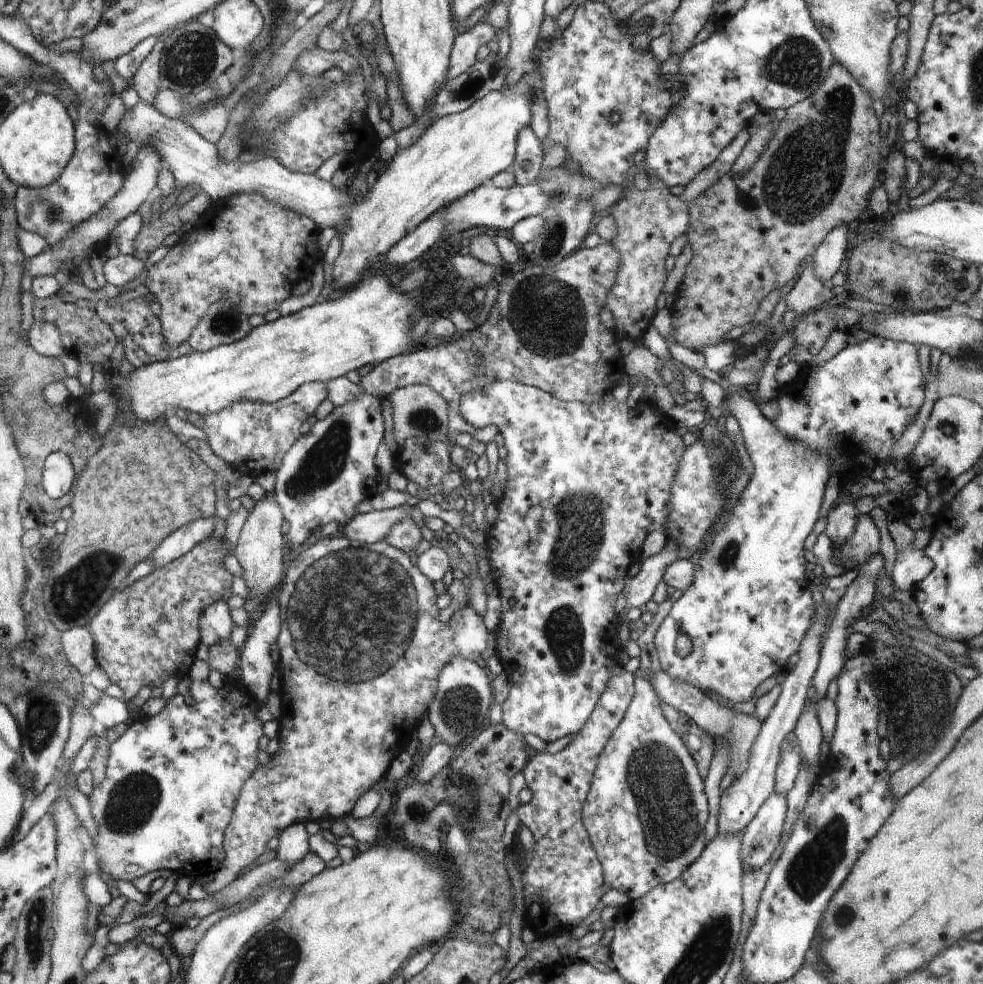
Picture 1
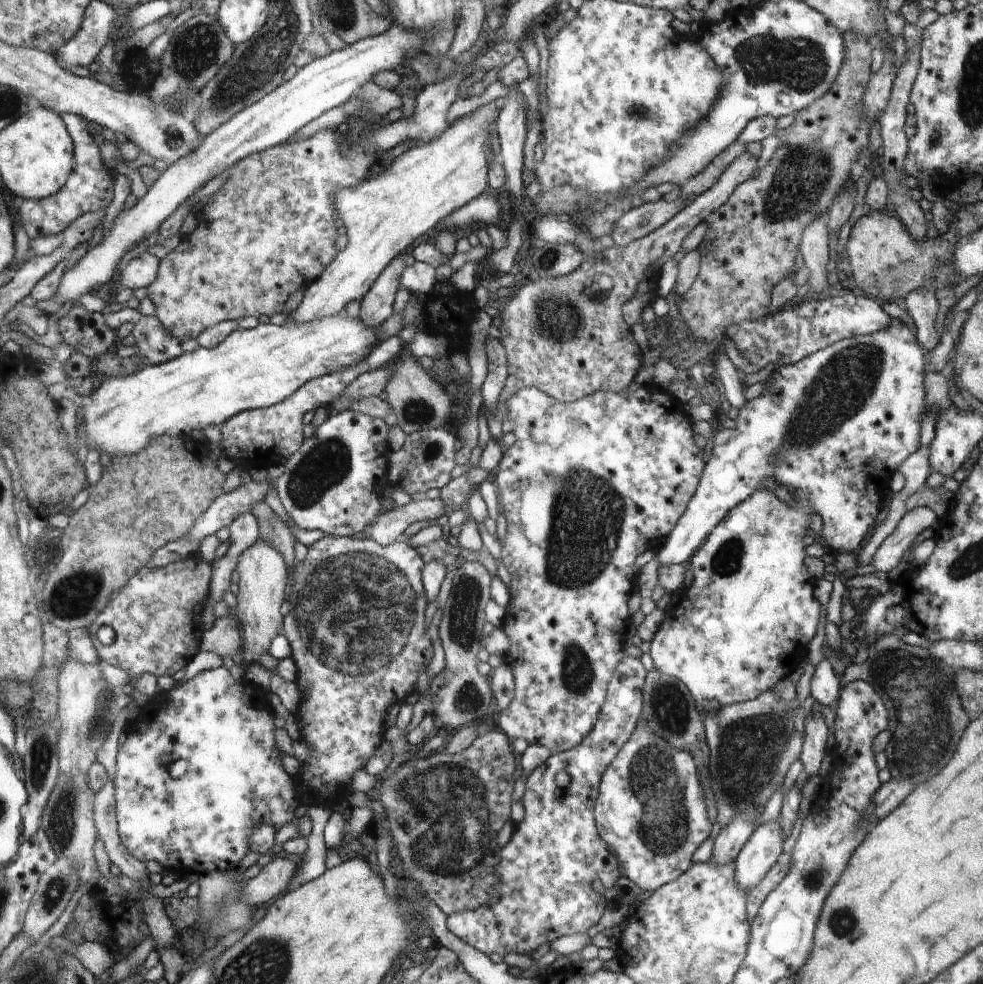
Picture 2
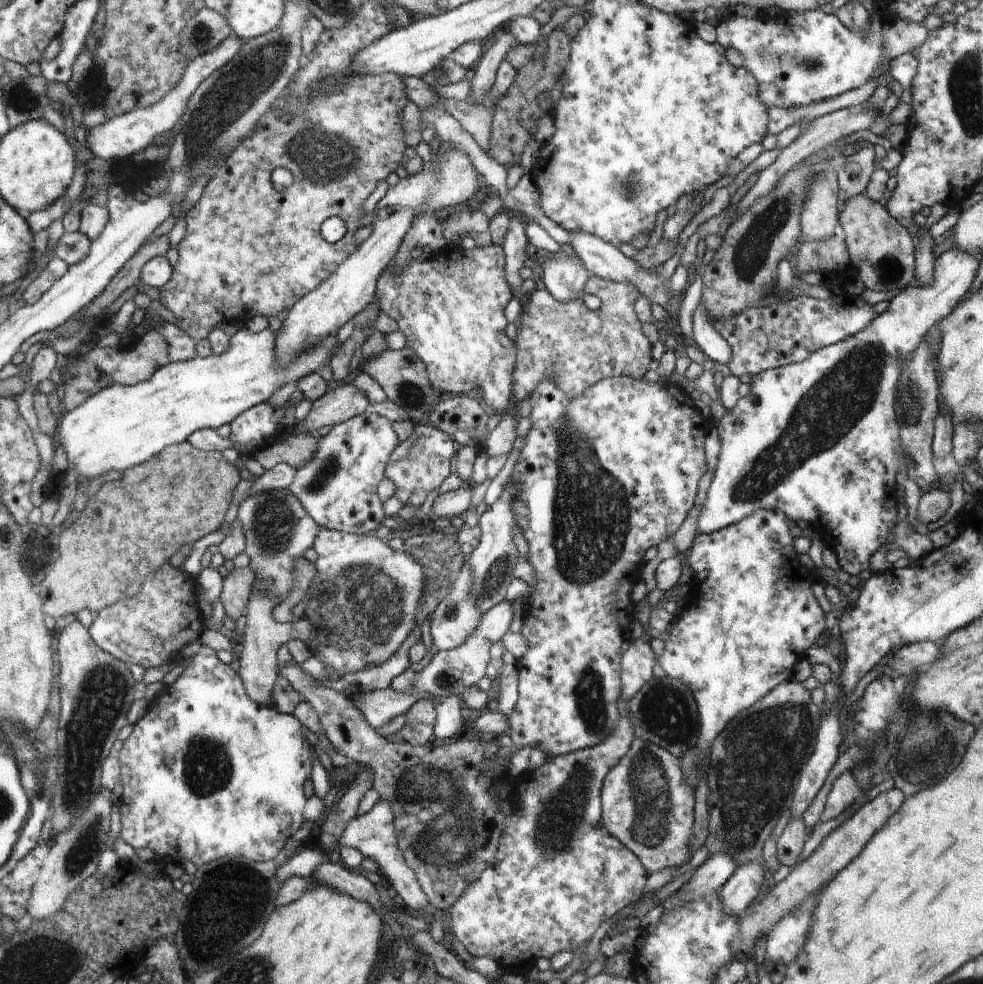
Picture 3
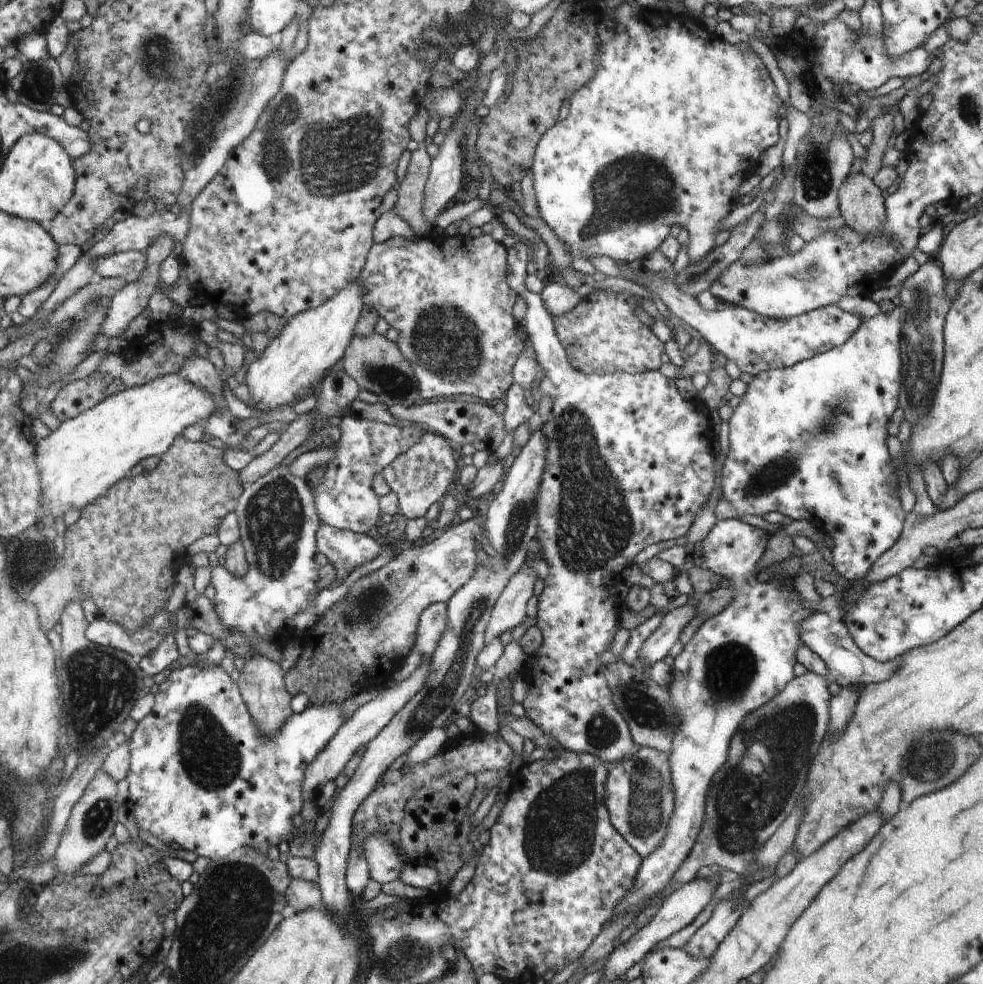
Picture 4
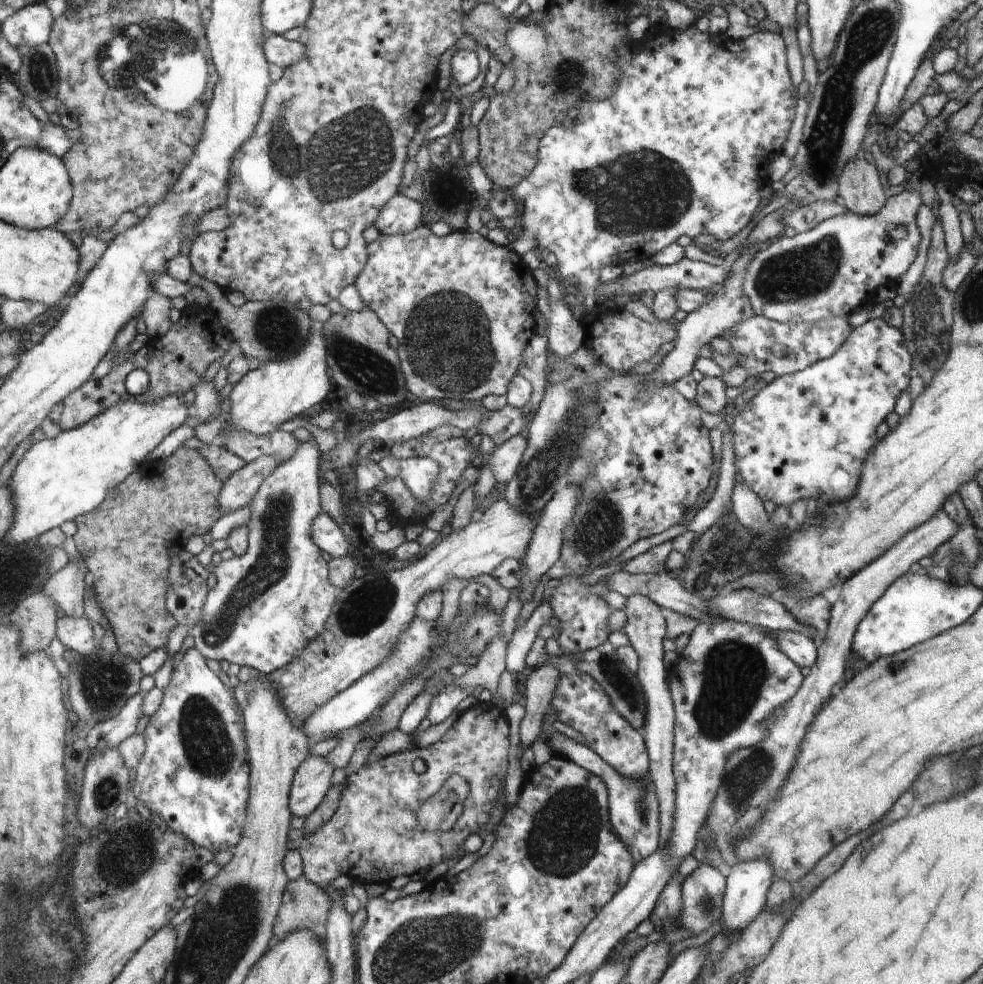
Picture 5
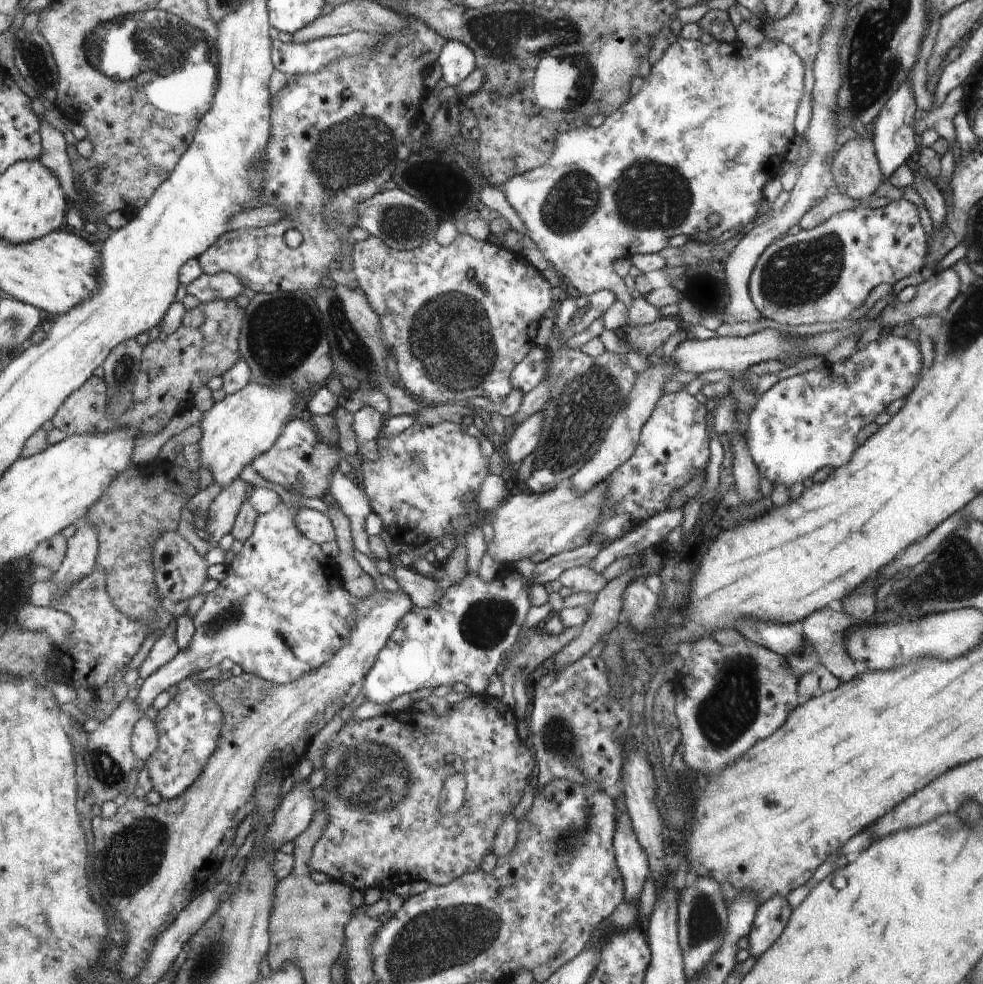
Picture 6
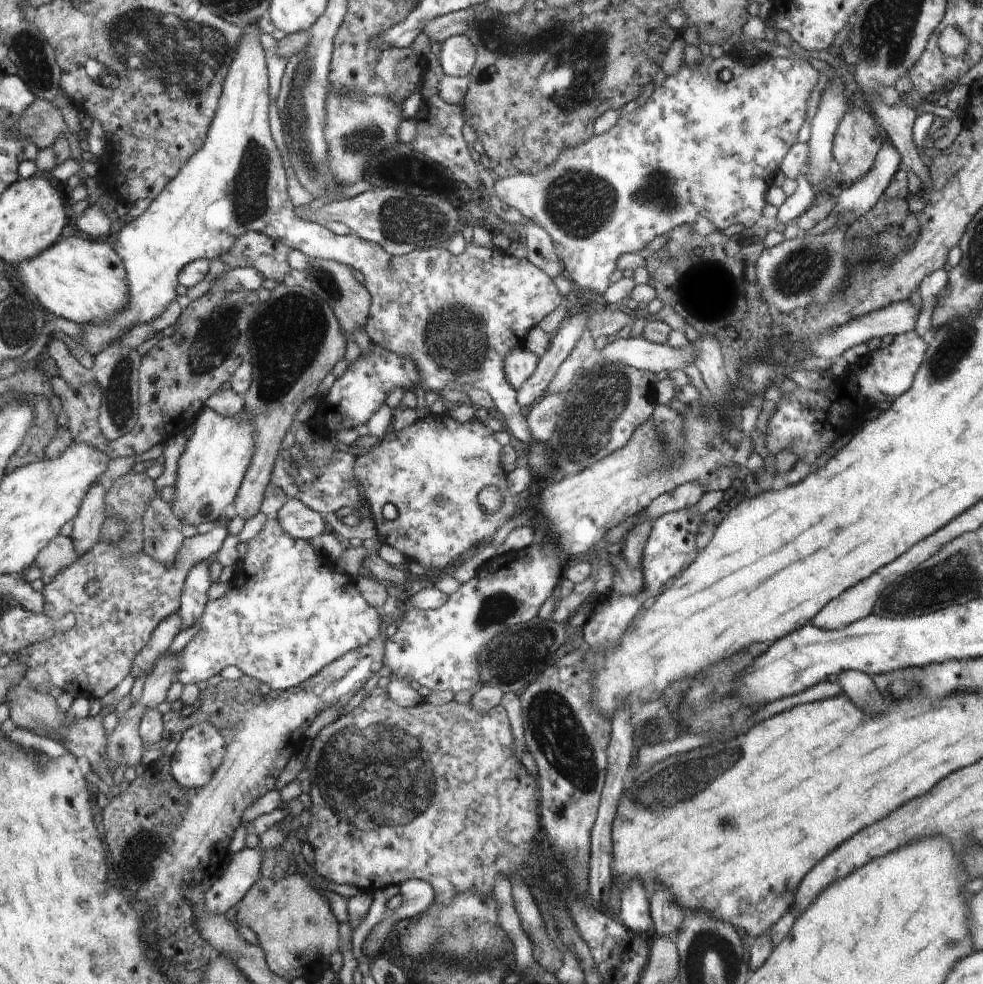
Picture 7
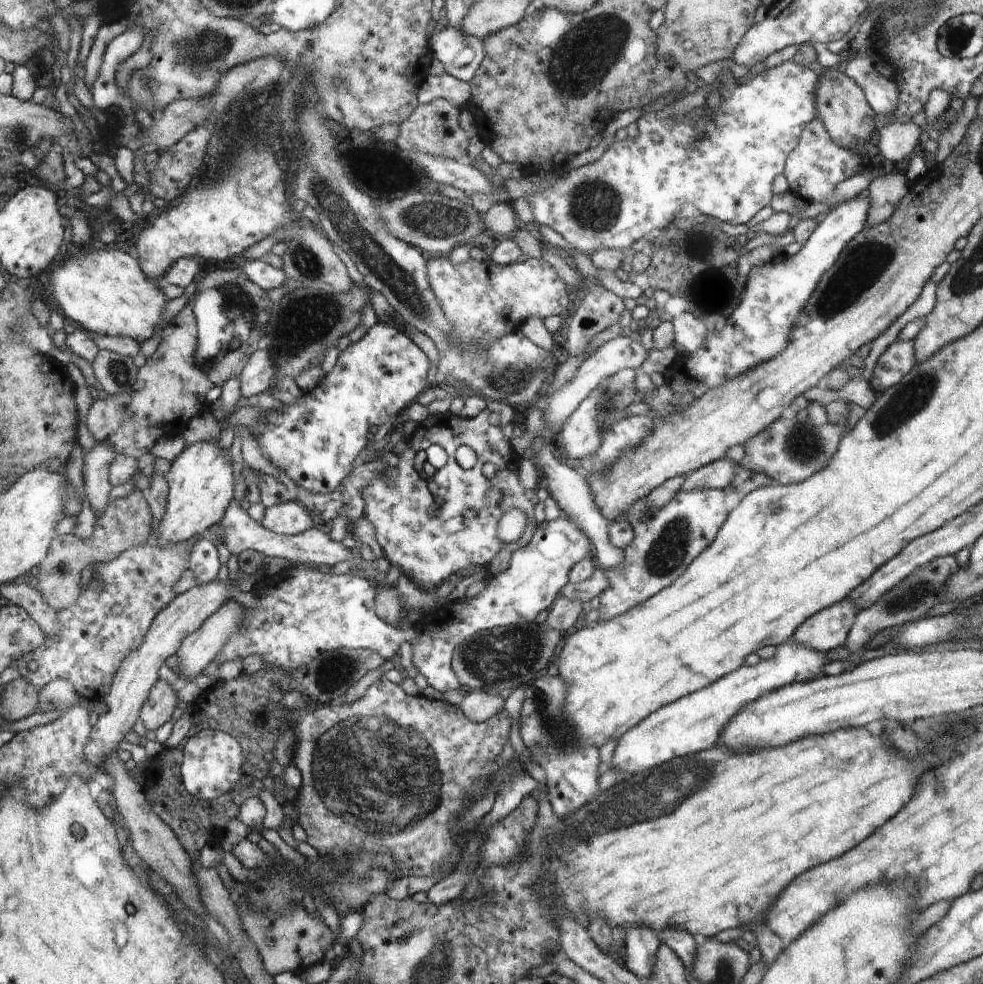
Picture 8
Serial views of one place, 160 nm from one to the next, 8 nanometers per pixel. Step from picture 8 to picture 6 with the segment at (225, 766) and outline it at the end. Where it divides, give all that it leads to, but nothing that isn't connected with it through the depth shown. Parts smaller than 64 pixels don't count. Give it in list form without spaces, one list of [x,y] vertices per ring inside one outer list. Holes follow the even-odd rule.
[[[195,673],[189,679],[178,684],[178,694],[170,699],[169,704],[159,710],[155,719],[157,728],[157,739],[159,740],[156,750],[151,754],[150,760],[146,760],[148,766],[149,783],[152,788],[160,792],[162,799],[175,799],[184,793],[190,785],[204,772],[208,760],[213,756],[215,750],[220,746],[221,730],[224,728],[224,712],[218,703],[213,700],[211,692],[206,694],[200,686],[203,681],[197,681],[199,673]]]

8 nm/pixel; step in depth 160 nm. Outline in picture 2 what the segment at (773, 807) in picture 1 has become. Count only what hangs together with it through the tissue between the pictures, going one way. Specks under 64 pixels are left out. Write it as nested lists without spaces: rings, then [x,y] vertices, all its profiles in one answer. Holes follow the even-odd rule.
[[[780,820],[761,822],[735,859],[738,885],[747,893],[756,888],[783,852]]]

